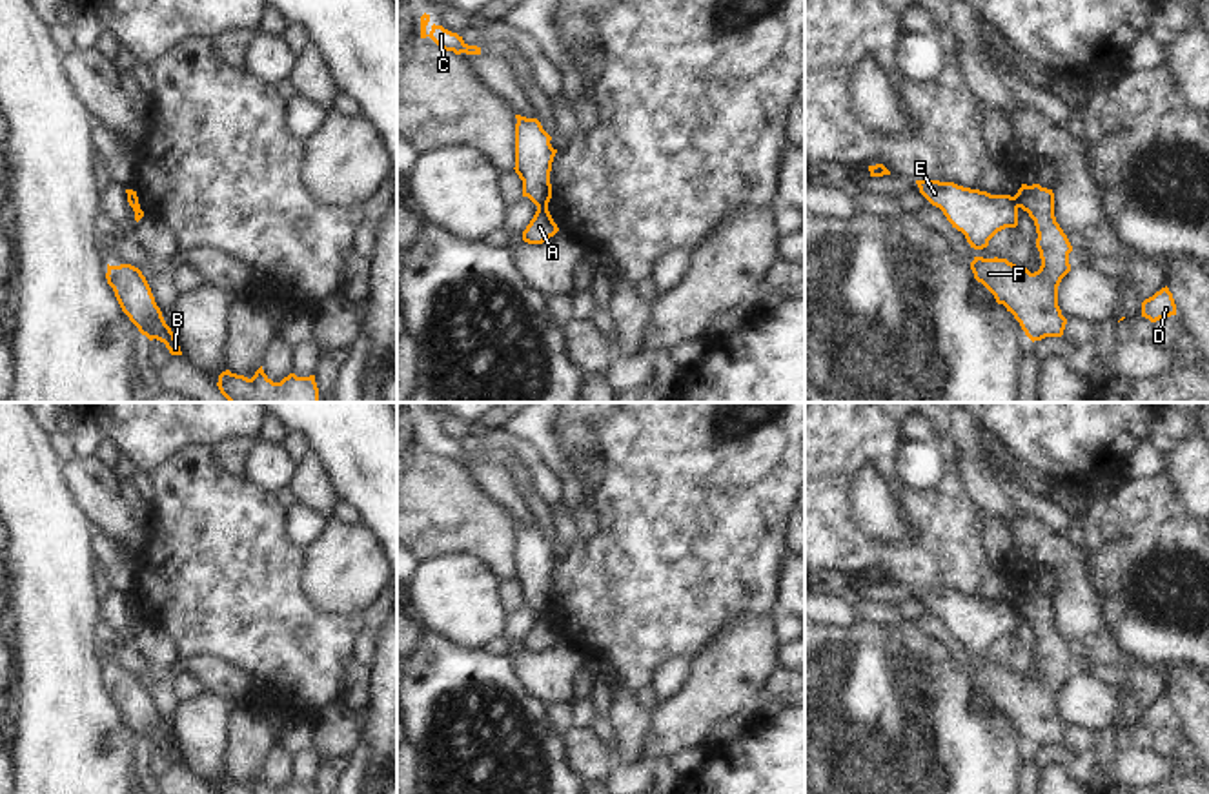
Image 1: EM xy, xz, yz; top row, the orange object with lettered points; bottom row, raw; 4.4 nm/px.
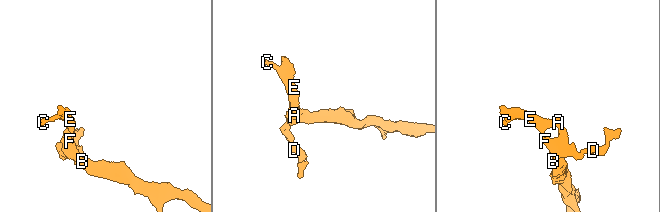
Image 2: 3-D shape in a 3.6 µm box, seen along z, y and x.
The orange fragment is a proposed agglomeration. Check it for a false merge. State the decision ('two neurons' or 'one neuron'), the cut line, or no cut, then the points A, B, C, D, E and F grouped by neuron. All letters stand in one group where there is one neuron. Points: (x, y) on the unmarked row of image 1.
two neurons; cut in xz along (538, 614), (547, 616); A B D F / C E

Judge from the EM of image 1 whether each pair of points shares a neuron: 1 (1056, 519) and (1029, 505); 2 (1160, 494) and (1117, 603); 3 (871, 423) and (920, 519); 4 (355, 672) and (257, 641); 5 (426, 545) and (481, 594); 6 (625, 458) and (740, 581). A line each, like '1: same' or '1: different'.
1: same
2: same
3: same
4: different
5: different
6: same

